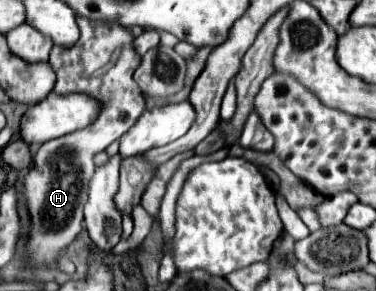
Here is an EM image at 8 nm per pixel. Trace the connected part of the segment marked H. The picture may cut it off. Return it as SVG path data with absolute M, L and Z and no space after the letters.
M78 17L78 27L82 35L74 47L54 47L50 53L50 65L58 77L54 91L60 95L88 93L106 103L106 107L102 109L100 117L86 129L46 141L34 157L34 171L30 169L24 179L28 207L32 213L28 251L30 257L44 263L56 259L58 251L70 245L82 231L82 207L88 197L88 181L96 167L92 157L98 151L104 151L112 141L120 139L146 109L144 95L132 79L140 57L132 47L134 37L130 31L118 23L90 21L84 17Z

